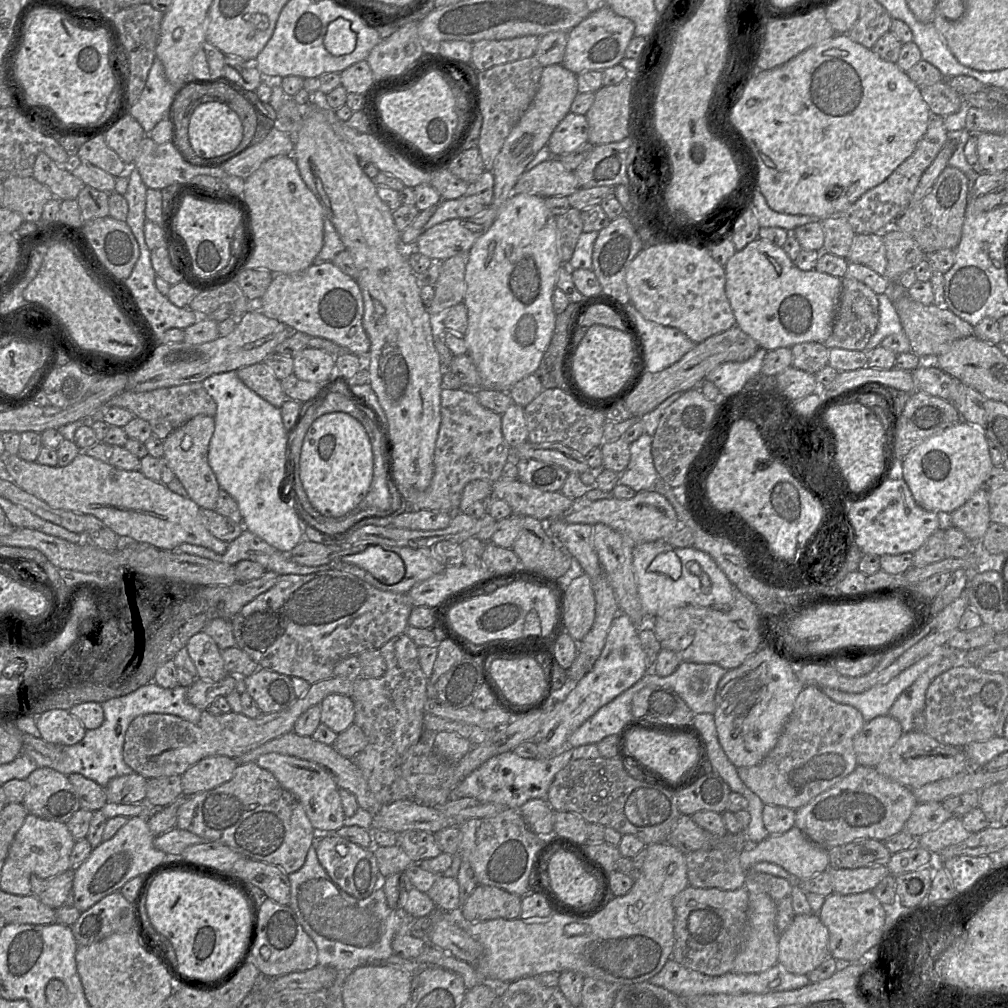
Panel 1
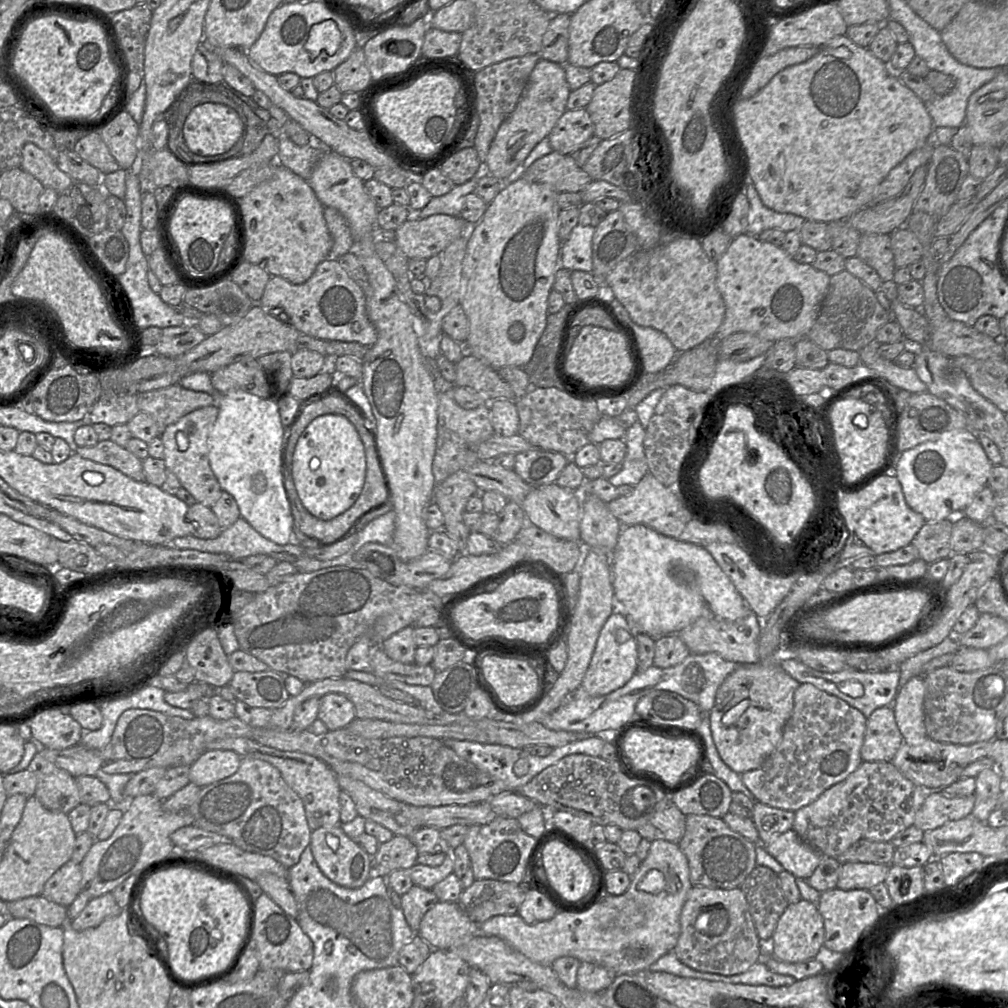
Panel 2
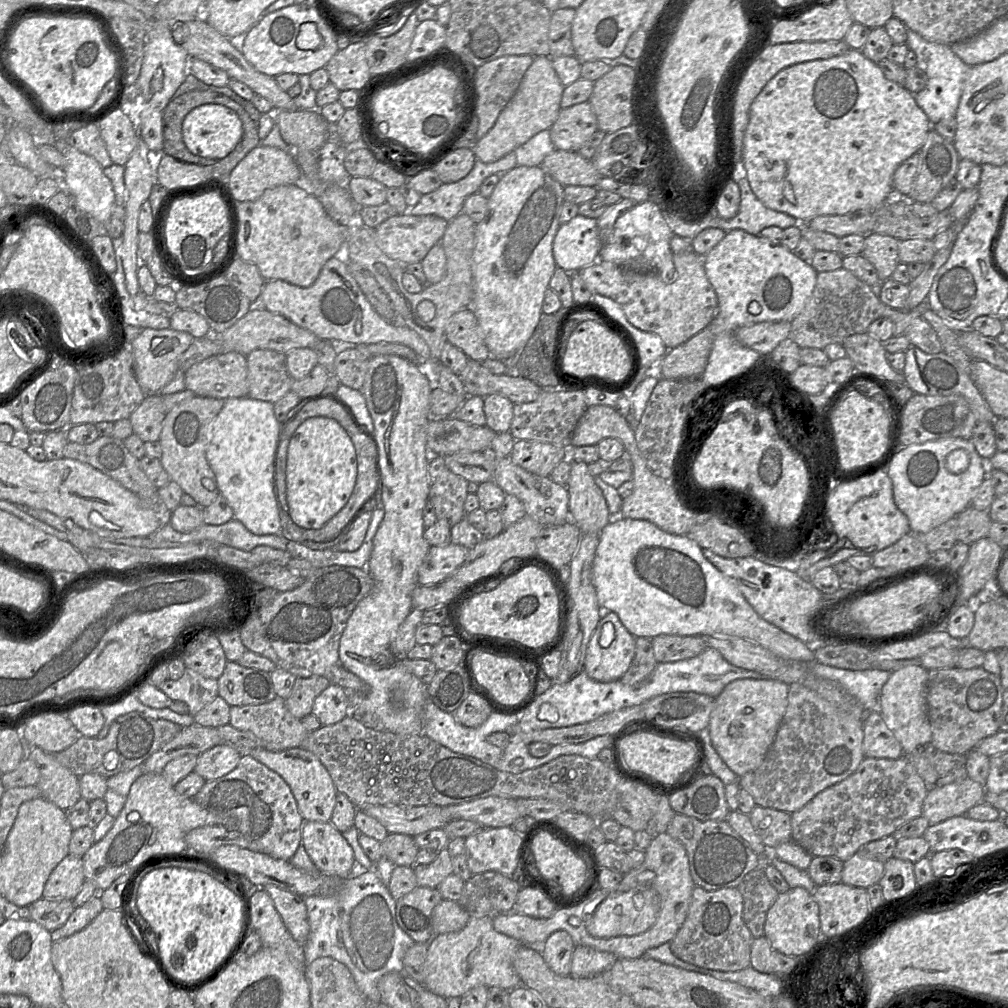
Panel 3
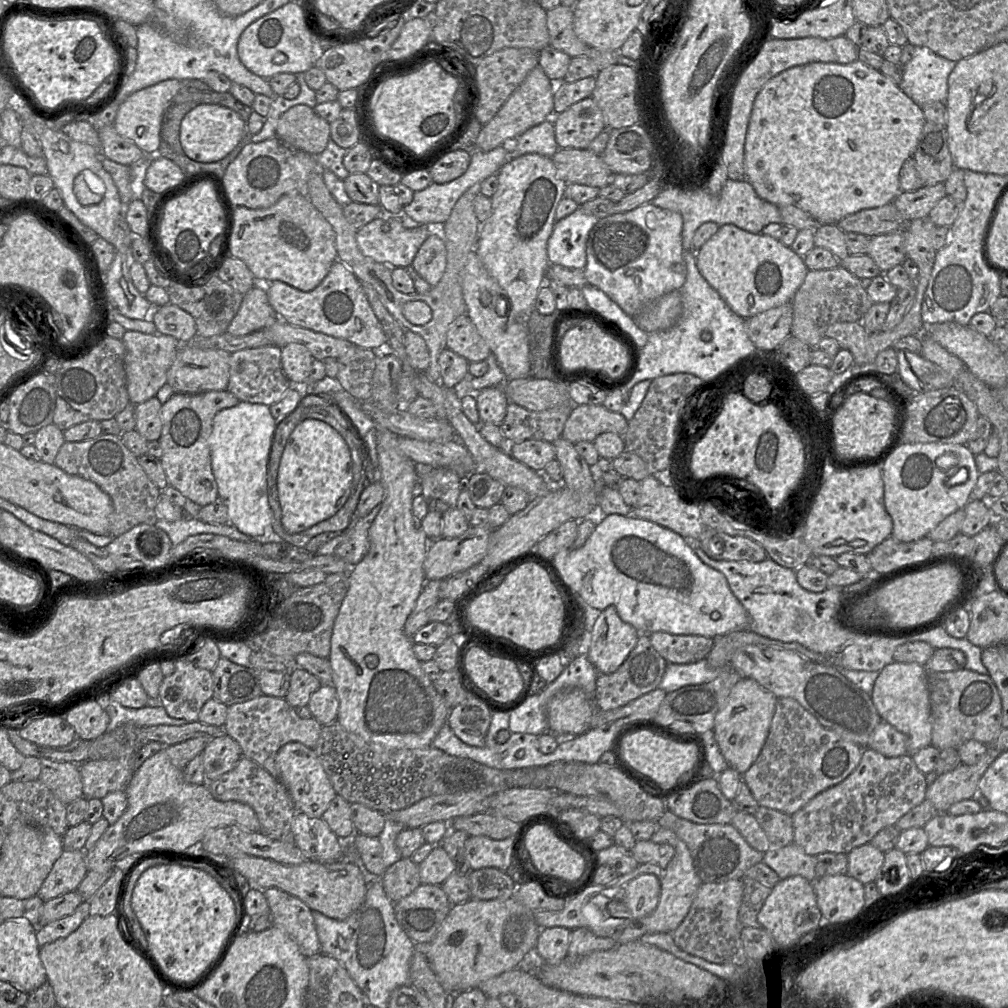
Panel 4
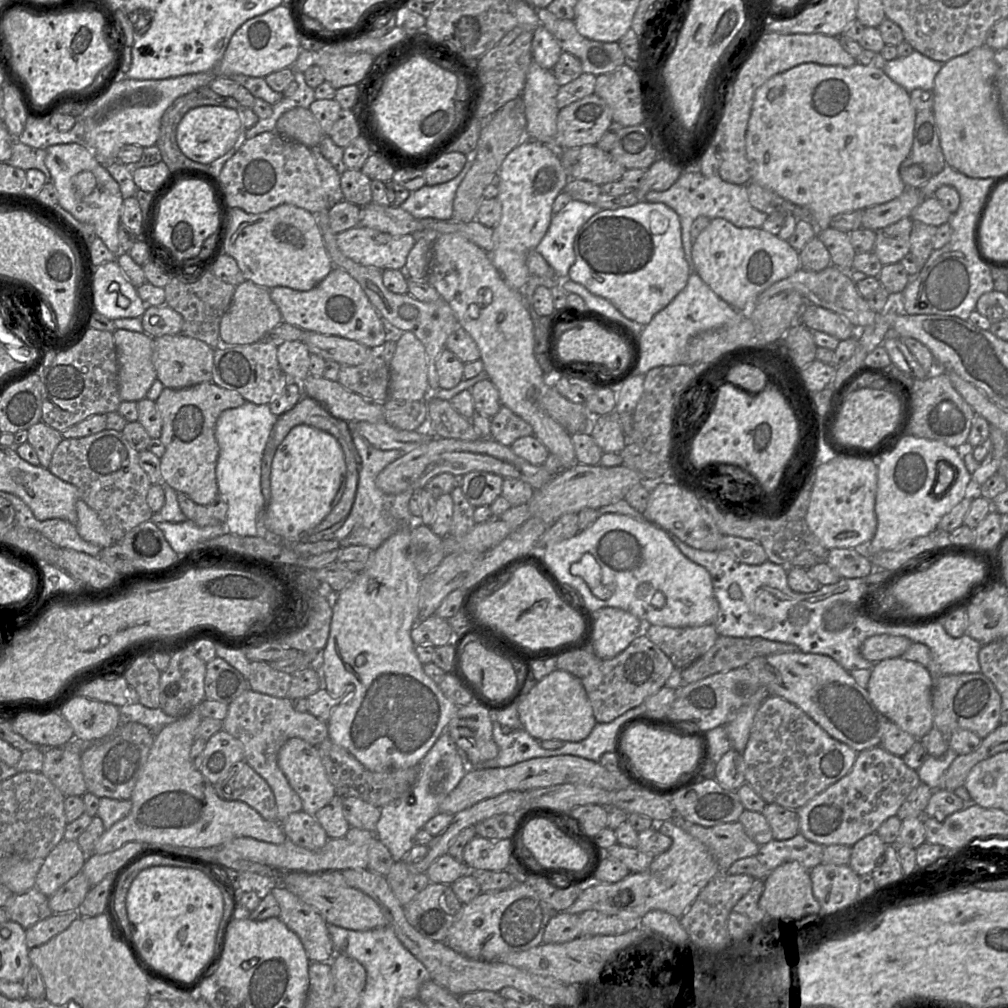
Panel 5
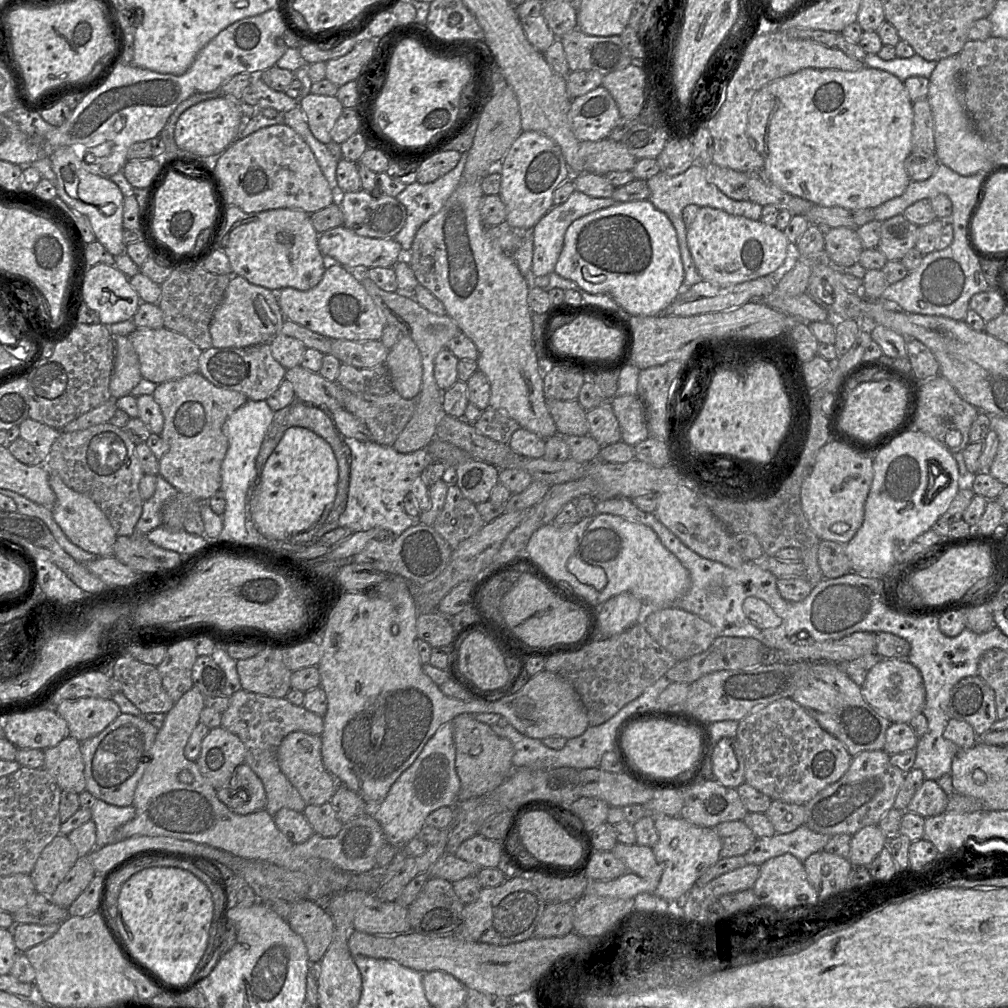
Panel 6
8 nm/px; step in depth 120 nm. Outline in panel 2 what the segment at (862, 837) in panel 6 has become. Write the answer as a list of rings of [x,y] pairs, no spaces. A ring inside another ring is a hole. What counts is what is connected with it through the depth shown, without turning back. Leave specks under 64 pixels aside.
[[[848,862],[840,864],[836,888],[869,890],[885,881],[890,865]]]

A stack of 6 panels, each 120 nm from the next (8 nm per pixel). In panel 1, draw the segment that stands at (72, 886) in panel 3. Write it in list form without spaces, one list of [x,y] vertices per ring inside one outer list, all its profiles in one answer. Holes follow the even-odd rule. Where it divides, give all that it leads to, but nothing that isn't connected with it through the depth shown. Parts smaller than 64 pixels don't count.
[[[72,869],[47,879],[32,876],[31,894],[50,908],[58,909],[69,901],[73,880]]]

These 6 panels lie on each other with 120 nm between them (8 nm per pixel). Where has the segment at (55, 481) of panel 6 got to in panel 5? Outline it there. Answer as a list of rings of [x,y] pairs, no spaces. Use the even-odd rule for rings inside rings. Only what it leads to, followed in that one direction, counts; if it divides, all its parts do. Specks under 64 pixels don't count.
[[[83,500],[76,502],[77,523],[79,536],[86,542],[103,548],[110,547],[114,541],[97,513]]]

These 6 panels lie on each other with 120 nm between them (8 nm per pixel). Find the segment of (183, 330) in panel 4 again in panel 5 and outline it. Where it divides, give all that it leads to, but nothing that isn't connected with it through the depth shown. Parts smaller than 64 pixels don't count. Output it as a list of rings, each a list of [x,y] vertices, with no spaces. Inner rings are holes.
[[[168,305],[148,306],[141,317],[144,333],[152,338],[180,334],[182,316]]]

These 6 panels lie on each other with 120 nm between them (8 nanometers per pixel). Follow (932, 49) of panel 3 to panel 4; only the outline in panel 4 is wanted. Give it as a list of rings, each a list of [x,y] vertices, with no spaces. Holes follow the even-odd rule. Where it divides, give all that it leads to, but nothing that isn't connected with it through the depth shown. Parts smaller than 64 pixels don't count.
[[[916,46],[911,60],[903,65],[903,78],[899,88],[918,106],[930,102],[945,103],[948,94],[948,77],[955,66],[955,61],[939,56],[927,47]]]

